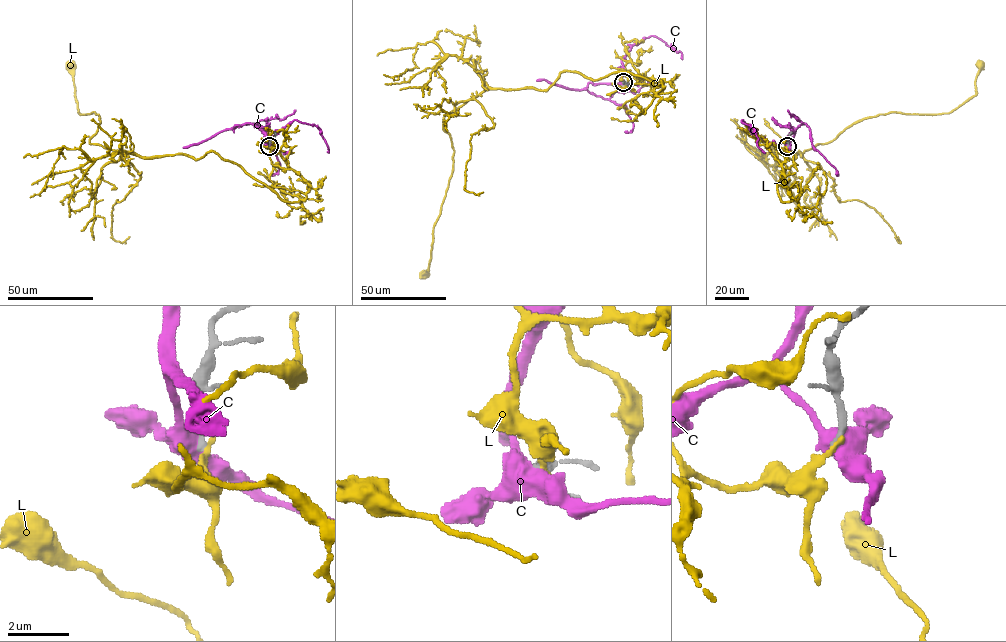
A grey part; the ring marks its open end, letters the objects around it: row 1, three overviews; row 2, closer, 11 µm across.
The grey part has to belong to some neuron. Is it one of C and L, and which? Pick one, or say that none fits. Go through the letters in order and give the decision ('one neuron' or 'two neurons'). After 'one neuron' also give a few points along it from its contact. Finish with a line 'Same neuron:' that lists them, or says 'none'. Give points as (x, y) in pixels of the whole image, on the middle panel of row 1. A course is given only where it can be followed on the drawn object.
C: two neurons
L: two neurons
Same neuron: none

